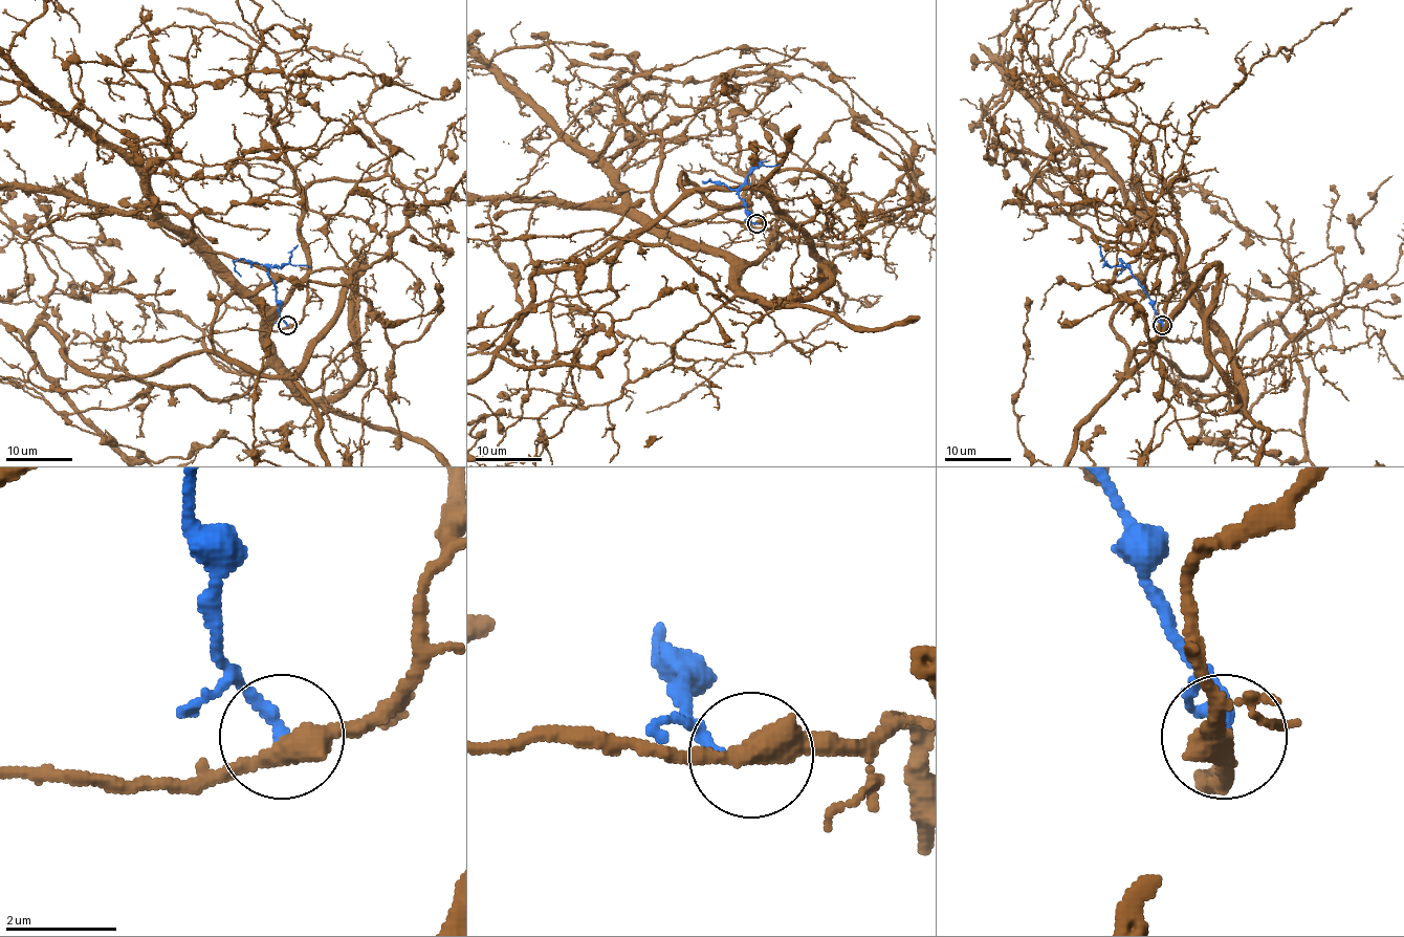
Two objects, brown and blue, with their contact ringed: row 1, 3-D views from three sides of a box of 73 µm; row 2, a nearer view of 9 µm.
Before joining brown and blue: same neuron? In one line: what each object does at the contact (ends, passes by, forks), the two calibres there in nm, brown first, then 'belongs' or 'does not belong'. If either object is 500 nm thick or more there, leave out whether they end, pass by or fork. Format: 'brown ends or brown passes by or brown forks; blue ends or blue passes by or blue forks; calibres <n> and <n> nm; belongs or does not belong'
brown passes by; blue ends; calibres 420 and 240 nm; belongs

